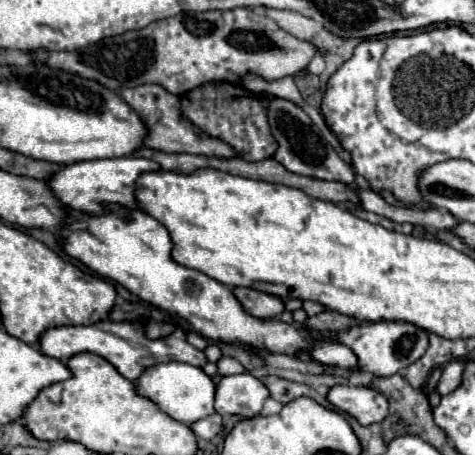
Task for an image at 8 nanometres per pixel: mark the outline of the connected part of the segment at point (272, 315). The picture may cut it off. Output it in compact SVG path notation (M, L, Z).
M236 287L234 295L244 311L256 319L276 319L284 311L284 301L280 297L270 297L268 293L256 289Z

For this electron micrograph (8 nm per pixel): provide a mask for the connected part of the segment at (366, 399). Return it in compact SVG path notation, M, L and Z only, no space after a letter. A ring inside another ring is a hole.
M334 385L326 399L334 405L334 409L352 415L360 425L380 423L388 415L388 399L368 387Z

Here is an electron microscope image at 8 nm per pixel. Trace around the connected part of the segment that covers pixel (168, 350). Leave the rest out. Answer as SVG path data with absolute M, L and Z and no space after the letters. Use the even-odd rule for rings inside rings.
M98 321L94 325L80 325L80 327L52 327L46 329L40 337L38 337L38 347L44 355L66 361L76 353L96 353L100 357L104 357L108 363L112 363L120 375L124 375L126 379L134 381L138 379L138 375L156 363L164 363L164 361L182 361L182 363L190 363L194 367L204 367L206 357L200 349L192 347L190 343L186 343L186 331L182 327L178 327L170 337L166 339L146 339L142 333L142 327L136 323L114 323L114 321Z

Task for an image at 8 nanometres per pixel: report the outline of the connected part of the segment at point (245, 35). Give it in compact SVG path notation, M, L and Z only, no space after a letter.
M236 7L228 11L178 13L176 17L154 21L144 29L130 31L114 39L110 37L80 51L36 51L34 55L50 67L102 81L102 85L114 91L144 83L158 83L174 95L184 95L210 81L232 83L248 71L270 81L286 75L294 77L306 71L314 53L316 47L312 43L292 37L270 17L254 13L248 7Z

